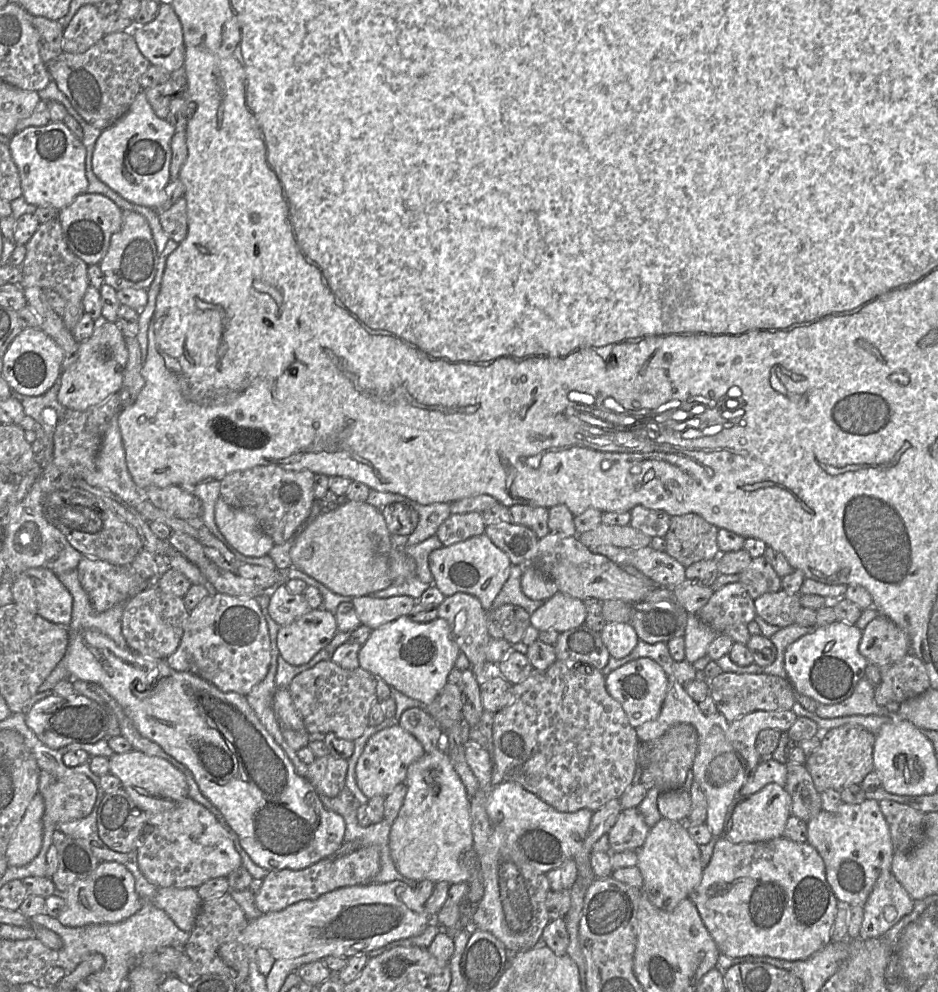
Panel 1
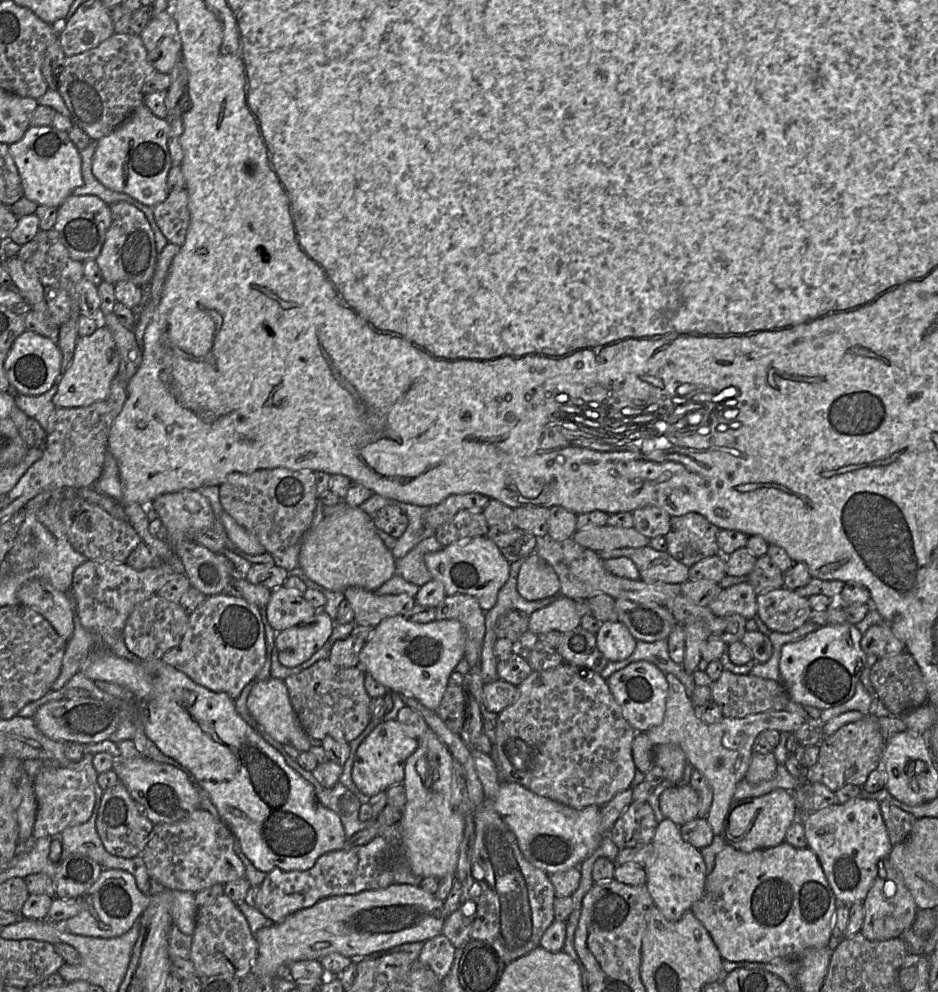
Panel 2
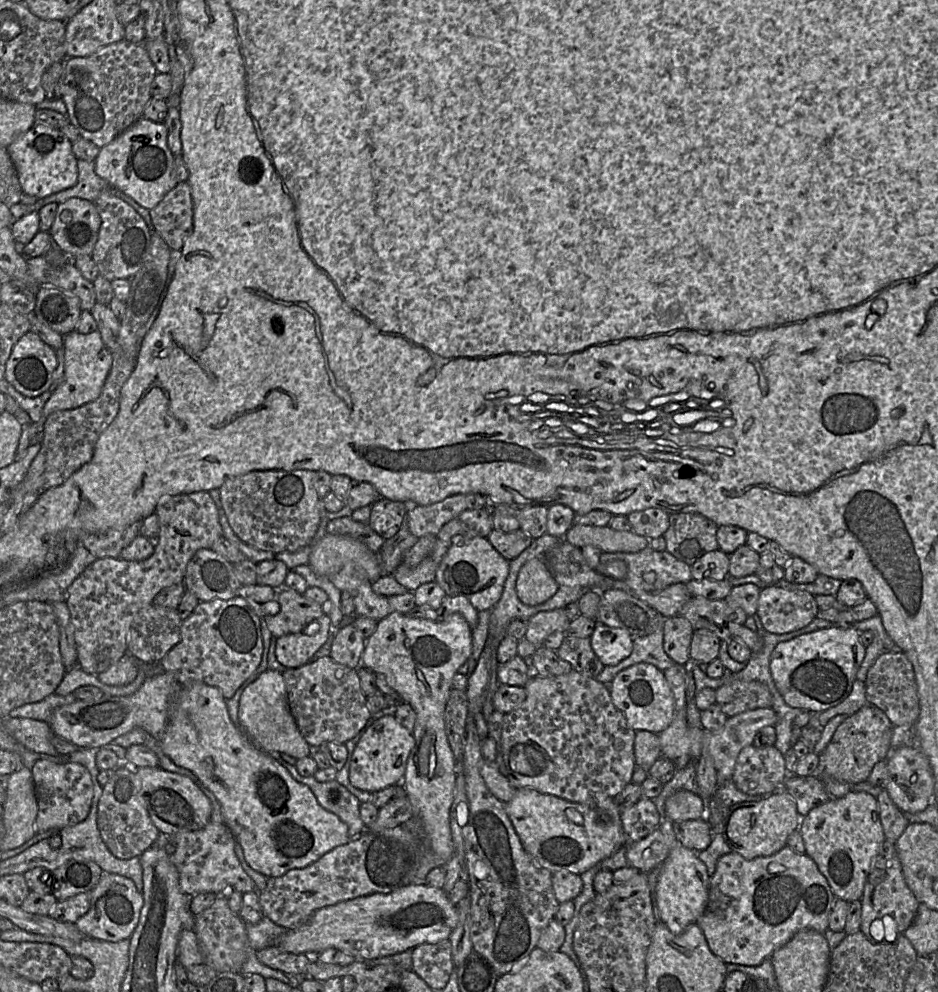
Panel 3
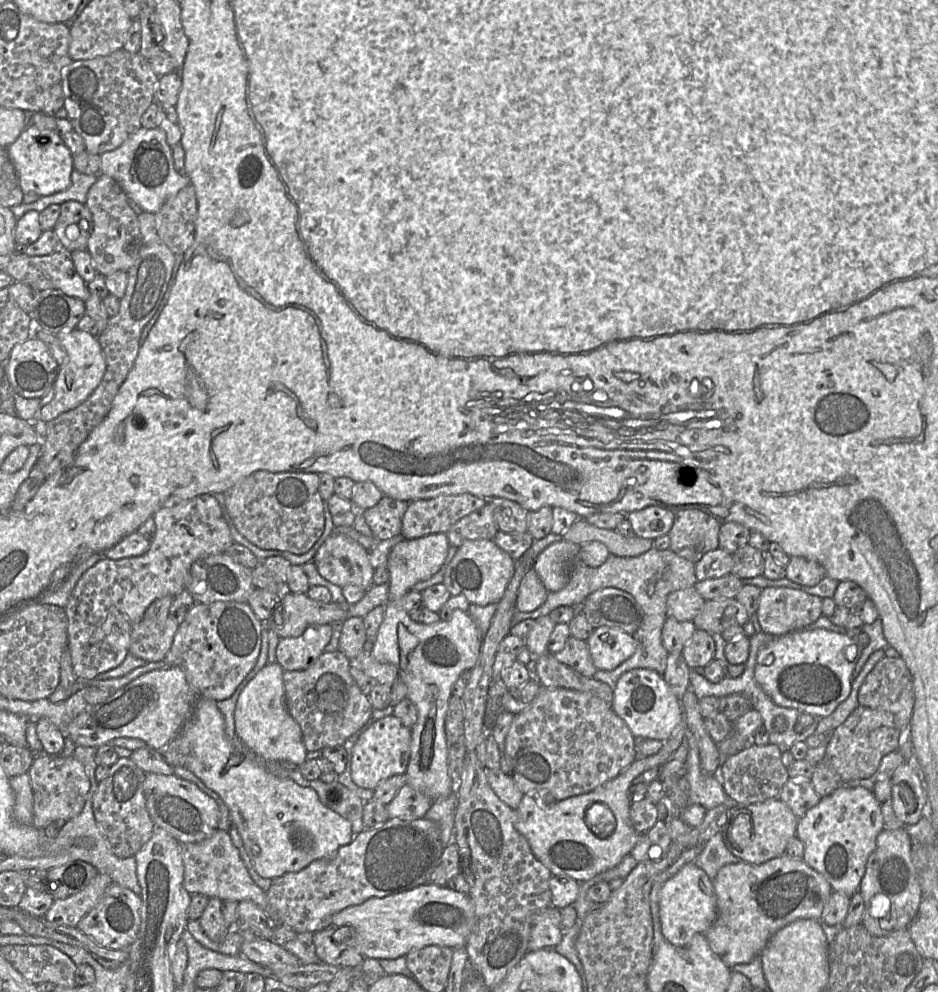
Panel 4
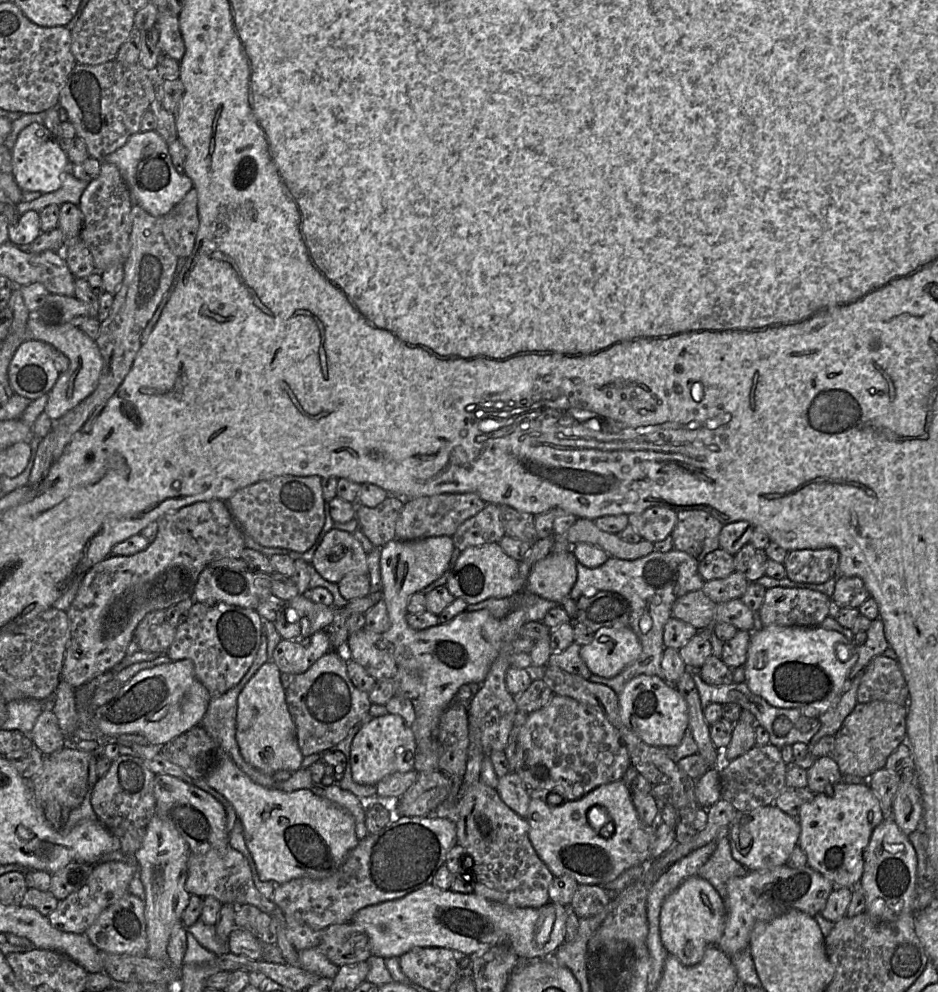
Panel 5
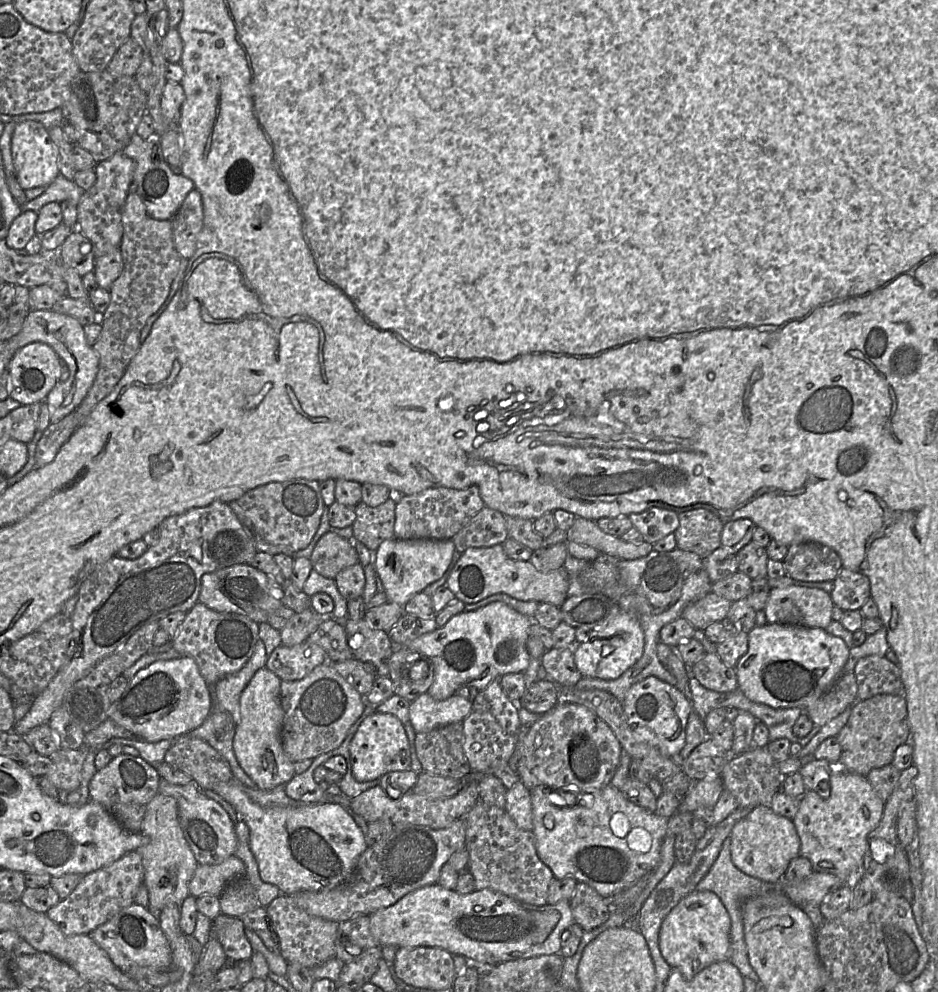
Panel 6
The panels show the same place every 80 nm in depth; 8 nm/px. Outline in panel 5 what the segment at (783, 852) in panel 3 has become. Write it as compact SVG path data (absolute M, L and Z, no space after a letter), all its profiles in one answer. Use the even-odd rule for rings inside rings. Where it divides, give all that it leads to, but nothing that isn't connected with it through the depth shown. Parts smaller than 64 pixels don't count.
M786 864L766 870L749 871L745 876L732 877L727 882L726 923L717 946L731 956L750 947L750 935L760 921L772 920L791 910L799 910L814 916L820 913L835 889L827 877L811 867L790 868Z

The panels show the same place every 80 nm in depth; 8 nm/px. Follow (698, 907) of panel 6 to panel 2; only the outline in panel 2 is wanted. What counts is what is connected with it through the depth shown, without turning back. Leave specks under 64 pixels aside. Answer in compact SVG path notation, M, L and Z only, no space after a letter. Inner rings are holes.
M669 819L658 823L651 844L652 855L644 867L648 891L661 914L677 921L703 894L707 877L704 859L699 849L682 839L680 826Z

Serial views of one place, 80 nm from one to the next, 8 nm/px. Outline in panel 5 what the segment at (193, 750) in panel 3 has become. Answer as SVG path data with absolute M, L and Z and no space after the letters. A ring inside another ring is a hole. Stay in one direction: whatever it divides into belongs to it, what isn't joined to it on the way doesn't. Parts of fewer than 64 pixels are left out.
M218 748L214 753L205 781L209 787L227 799L236 811L238 820L243 825L247 848L255 861L261 881L282 884L302 877L325 878L339 869L349 852L359 842L355 833L354 818L348 810L328 799L314 795L307 789L285 792L257 784Z

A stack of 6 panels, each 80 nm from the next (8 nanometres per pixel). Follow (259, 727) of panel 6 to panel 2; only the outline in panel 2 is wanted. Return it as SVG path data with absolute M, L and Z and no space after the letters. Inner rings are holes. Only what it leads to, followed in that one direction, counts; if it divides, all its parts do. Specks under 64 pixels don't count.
M270 677L254 685L247 698L247 708L253 718L276 742L282 745L290 744L299 752L307 752L312 747L311 739L301 726L290 703L288 689L284 680Z

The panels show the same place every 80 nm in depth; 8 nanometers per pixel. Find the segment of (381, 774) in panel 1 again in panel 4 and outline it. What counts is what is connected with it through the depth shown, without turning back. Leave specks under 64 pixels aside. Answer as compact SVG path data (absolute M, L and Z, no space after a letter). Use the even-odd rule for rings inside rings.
M394 715L375 720L358 738L352 749L351 779L359 787L375 788L384 780L406 773L411 754L412 731Z

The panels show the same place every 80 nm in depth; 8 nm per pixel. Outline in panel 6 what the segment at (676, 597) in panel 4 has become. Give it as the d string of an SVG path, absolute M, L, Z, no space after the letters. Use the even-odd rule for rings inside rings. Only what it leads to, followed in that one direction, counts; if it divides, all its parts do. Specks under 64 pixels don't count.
M712 592L705 597L687 605L681 617L686 619L695 629L704 630L715 622L725 622L731 602Z

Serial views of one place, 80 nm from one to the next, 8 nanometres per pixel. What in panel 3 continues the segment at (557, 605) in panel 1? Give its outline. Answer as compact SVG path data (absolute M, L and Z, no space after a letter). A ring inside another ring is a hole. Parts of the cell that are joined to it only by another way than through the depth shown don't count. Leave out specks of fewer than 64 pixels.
M563 608L543 611L528 620L528 628L524 638L536 647L543 646L544 640L555 631L567 632L571 620Z

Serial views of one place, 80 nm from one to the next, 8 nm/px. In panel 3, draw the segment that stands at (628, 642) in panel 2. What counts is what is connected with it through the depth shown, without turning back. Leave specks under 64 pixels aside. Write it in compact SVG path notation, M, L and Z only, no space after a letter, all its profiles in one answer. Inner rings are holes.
M597 624L590 640L594 653L604 666L616 666L633 651L634 637L625 629Z

